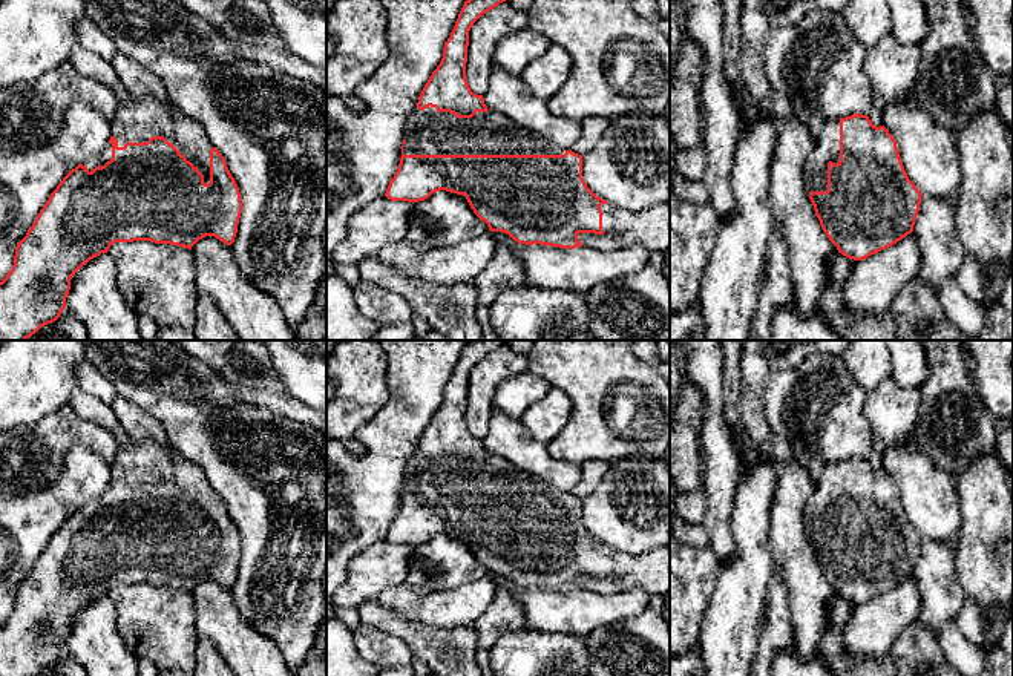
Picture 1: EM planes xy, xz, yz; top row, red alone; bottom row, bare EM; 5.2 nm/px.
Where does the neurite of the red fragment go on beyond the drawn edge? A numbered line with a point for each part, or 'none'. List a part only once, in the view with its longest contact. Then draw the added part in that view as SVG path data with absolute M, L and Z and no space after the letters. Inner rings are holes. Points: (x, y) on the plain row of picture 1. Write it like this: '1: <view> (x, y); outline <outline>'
1: xz (426, 475); outline M417 449L405 468L405 498L564 498L566 492L492 454L457 461Z

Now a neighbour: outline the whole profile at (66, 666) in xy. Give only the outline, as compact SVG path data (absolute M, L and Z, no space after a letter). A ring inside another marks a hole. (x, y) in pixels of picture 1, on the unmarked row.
M64 651L55 665L41 670L37 676L87 676L87 673L69 653Z

